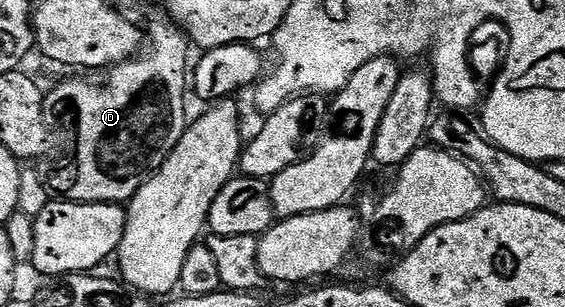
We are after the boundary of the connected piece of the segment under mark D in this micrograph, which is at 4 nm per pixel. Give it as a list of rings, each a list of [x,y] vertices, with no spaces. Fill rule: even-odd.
[[[165,21],[155,22],[149,33],[147,29],[147,47],[142,48],[136,57],[104,70],[100,76],[77,75],[74,81],[65,81],[50,93],[48,90],[50,102],[69,101],[69,117],[74,121],[74,141],[69,154],[59,158],[57,169],[51,170],[45,177],[45,185],[56,200],[75,201],[78,205],[127,203],[173,154],[174,147],[187,128],[185,89],[187,93],[191,42],[176,24]]]

